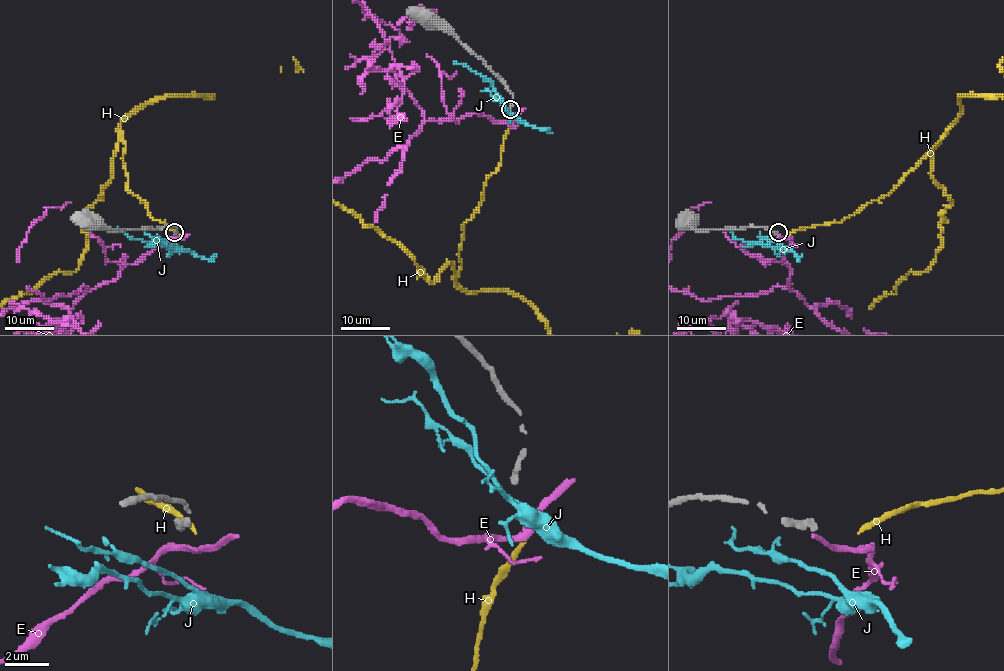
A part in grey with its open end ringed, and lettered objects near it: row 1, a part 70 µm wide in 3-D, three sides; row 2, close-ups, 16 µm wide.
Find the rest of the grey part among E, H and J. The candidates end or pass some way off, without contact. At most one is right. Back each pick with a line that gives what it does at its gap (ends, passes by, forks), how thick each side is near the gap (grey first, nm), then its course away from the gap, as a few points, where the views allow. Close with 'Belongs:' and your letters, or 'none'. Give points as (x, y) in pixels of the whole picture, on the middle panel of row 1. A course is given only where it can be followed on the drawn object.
Belongs: none

